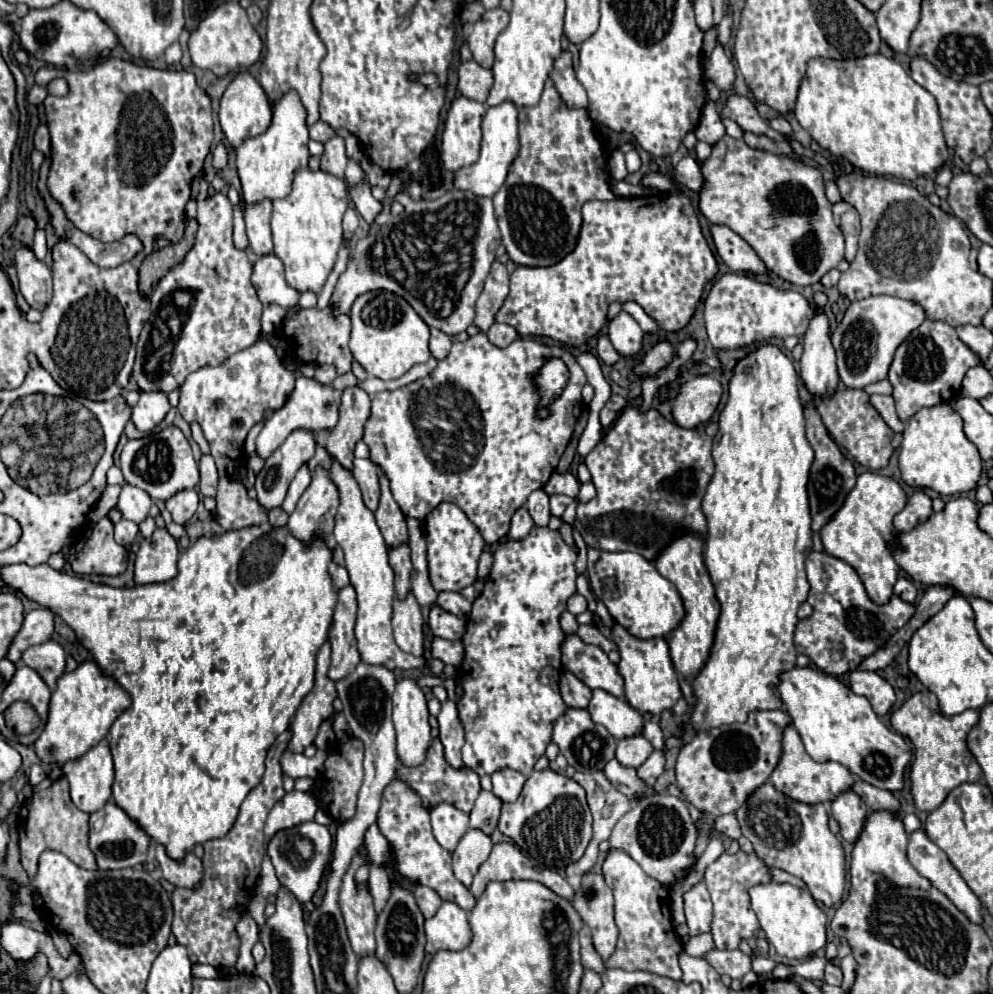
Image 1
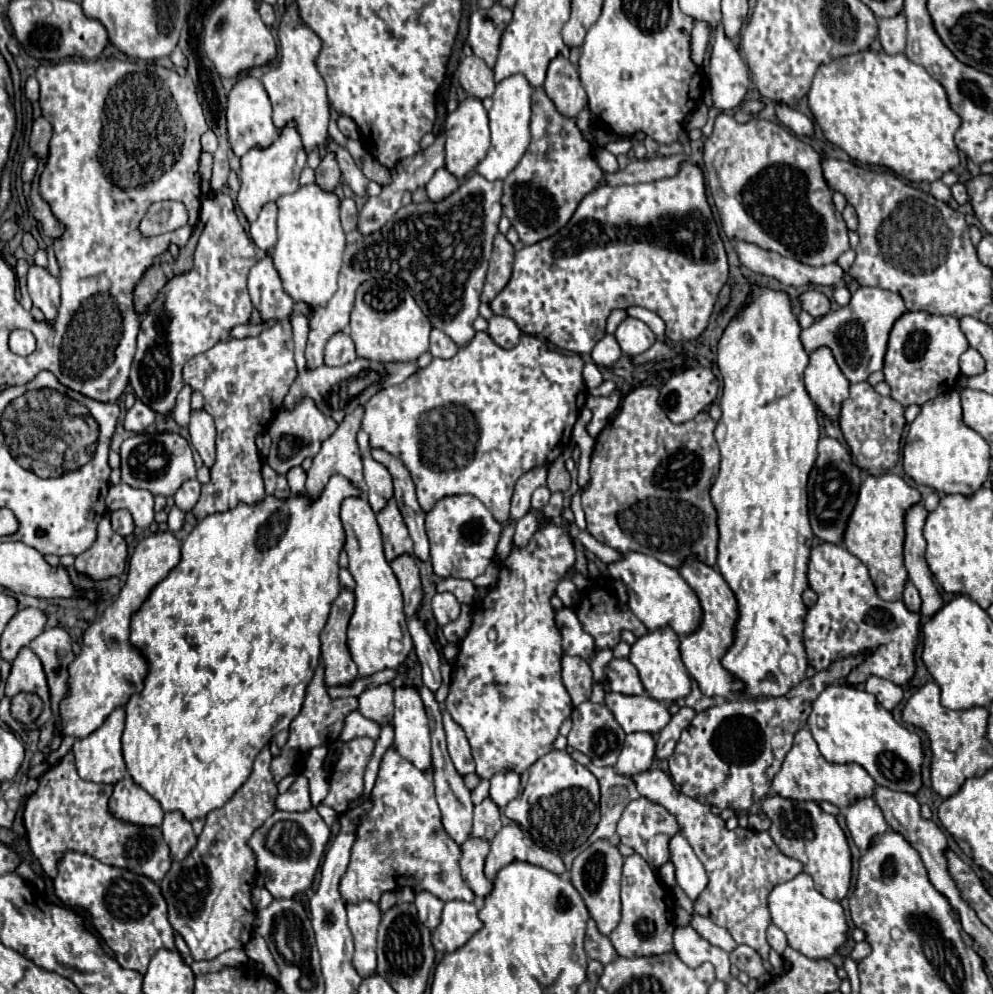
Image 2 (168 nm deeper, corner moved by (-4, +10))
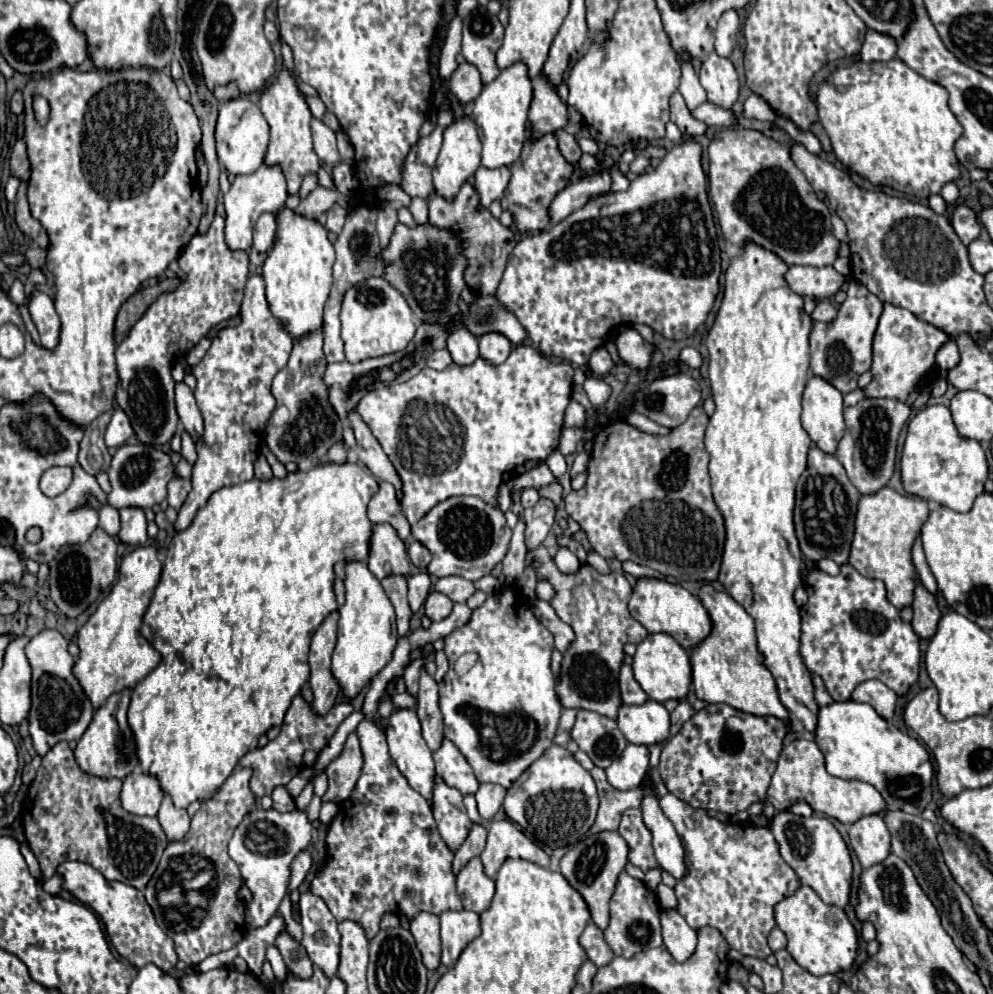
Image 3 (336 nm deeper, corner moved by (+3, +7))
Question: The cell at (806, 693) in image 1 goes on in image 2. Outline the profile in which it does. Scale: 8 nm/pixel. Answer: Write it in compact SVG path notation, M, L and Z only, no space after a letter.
M831 683L811 701L807 727L819 745L821 755L831 763L859 763L877 785L893 791L917 793L921 787L921 739L899 725L879 701L855 685Z

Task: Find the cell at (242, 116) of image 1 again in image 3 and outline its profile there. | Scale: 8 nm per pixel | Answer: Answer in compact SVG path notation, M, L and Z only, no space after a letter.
M238 98L220 104L216 122L216 154L218 162L234 176L252 174L262 166L268 148L268 124L260 108L248 98Z

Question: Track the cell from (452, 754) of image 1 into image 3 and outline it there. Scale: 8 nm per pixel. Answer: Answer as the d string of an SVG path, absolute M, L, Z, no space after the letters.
M444 740L438 752L434 752L434 762L436 762L436 774L450 786L466 794L476 794L478 790L478 780L466 762L466 758L458 752L458 748L450 742Z

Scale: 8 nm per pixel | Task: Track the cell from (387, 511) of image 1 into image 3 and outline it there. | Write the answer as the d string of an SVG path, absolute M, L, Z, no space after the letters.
M376 524L370 540L370 556L368 556L370 572L382 580L392 574L408 576L410 574L410 558L404 542L398 538L390 524Z

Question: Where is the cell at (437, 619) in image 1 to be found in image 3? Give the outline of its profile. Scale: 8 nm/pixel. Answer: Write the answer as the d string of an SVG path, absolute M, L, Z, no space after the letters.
M430 592L426 602L424 602L424 612L430 620L444 620L452 612L452 600L446 594L440 592Z

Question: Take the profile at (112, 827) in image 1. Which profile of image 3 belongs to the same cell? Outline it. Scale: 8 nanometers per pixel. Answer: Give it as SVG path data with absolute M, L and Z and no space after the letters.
M136 770L124 778L120 800L128 812L134 812L138 816L156 816L162 796L164 792L160 788L158 778Z

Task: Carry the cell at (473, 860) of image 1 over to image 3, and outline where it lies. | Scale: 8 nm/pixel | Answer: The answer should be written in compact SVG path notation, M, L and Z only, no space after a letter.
M480 858L470 860L470 864L462 868L456 878L456 886L466 910L480 914L490 906L494 896L494 880L484 874Z

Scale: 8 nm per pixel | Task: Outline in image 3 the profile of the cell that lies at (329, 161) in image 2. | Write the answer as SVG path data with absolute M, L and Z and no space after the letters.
M318 186L314 192L308 194L306 200L300 202L300 206L294 210L296 214L304 216L304 218L320 218L332 204L336 202L336 190L328 190L328 188L322 188Z

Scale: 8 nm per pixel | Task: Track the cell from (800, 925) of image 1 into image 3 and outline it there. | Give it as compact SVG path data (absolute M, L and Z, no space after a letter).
M800 886L794 896L788 896L776 906L778 928L788 936L786 950L810 974L838 974L850 970L858 952L858 934L848 916L838 906L828 906L810 886Z

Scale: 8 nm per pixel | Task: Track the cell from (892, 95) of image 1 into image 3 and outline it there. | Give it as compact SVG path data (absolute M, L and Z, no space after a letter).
M900 58L870 64L854 62L852 66L838 68L818 86L816 104L837 160L874 186L888 186L924 200L938 194L946 182L960 178L954 142L962 136L962 124L948 108L948 92L944 86L930 82L908 68Z

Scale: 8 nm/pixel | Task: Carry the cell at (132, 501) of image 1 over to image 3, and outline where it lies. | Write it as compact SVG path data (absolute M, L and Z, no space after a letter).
M124 508L120 510L120 542L128 544L128 546L142 546L148 540L146 534L146 518L144 518L144 510L140 508Z

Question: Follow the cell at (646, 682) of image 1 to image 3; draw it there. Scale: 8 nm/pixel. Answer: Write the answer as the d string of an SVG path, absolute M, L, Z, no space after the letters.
M650 634L638 644L634 654L634 678L640 682L648 698L656 702L666 702L670 698L684 700L692 686L692 666L688 652L670 634Z

